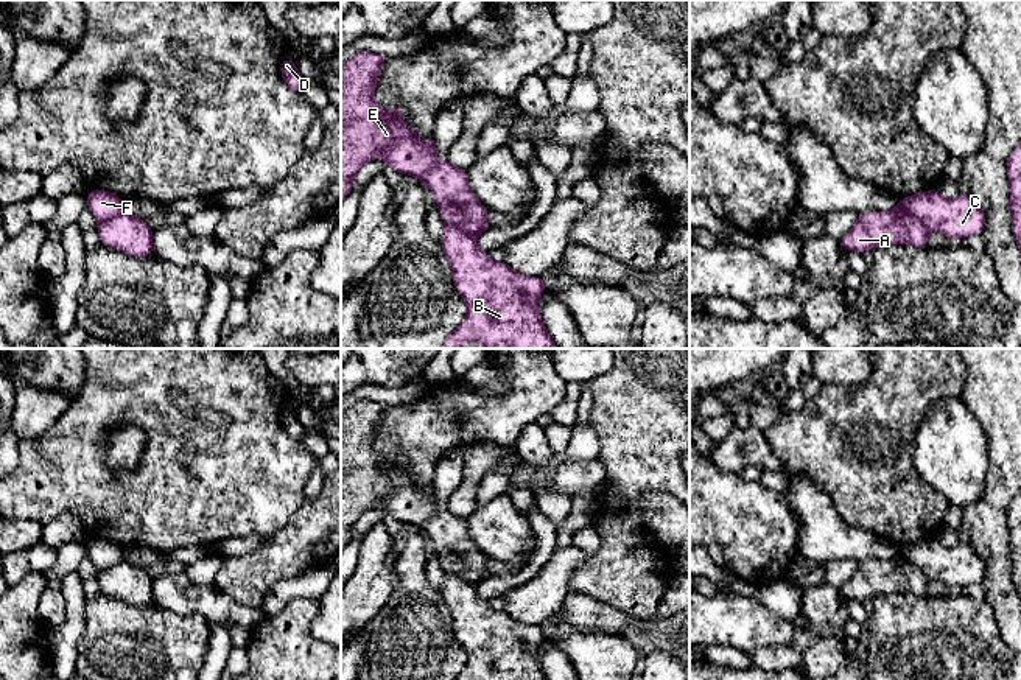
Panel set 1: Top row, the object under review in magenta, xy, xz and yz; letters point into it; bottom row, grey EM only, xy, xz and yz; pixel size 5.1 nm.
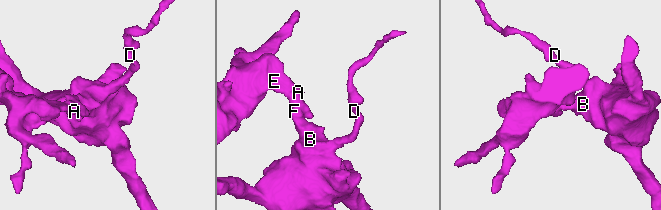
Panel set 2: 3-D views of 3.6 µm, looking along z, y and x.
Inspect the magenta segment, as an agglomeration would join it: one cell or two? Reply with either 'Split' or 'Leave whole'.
Split

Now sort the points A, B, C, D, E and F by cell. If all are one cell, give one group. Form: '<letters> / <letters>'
A E / B C D F

